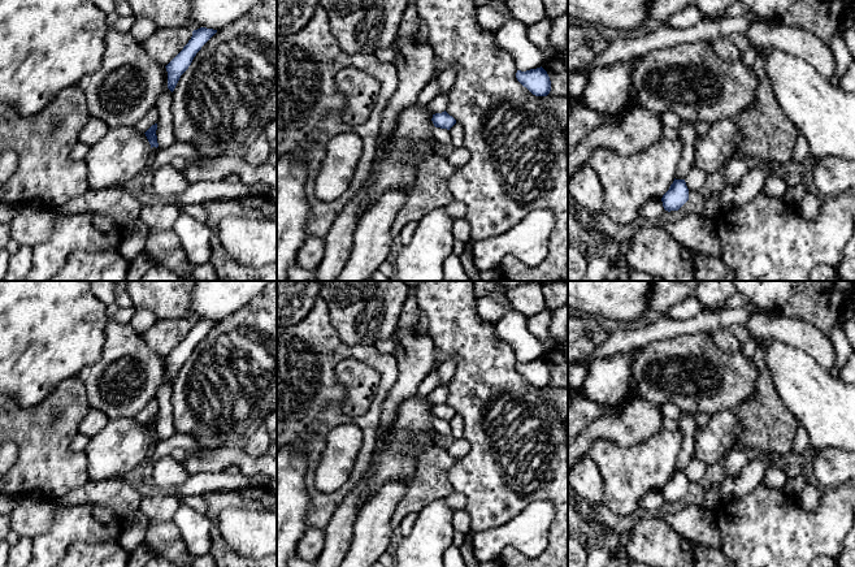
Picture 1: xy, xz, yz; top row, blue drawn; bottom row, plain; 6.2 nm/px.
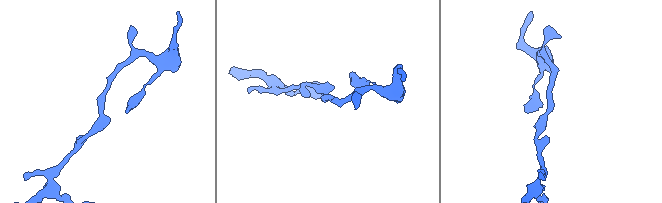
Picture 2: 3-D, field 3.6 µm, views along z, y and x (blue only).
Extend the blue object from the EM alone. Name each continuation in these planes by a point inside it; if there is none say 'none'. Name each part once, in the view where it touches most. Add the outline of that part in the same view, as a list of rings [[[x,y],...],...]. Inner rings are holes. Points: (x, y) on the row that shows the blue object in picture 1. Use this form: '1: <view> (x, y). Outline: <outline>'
none

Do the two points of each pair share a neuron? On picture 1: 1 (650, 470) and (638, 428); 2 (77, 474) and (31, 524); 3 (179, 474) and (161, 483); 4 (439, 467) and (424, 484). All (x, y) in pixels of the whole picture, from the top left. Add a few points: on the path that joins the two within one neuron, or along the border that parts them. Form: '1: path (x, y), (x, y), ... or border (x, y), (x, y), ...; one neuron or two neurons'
1: border (663, 428), (628, 446), (611, 442); two neurons
2: border (43, 498), (53, 501); two neurons
3: path (176, 474), (170, 474), (165, 479); one neuron
4: path (435, 471), (428, 480); one neuron

